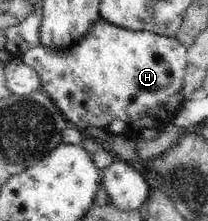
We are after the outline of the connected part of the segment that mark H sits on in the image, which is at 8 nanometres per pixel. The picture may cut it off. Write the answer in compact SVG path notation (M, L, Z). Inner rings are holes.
M100 17L100 19L96 21L96 24L92 26L92 29L88 34L84 36L79 43L73 44L73 47L70 47L69 50L66 50L65 52L53 52L49 51L49 48L39 45L26 51L21 59L25 65L28 65L39 74L44 91L54 99L56 106L63 112L63 115L68 121L73 121L76 125L76 129L84 133L87 127L102 127L105 130L110 130L111 133L115 132L117 134L134 136L138 134L142 128L162 129L165 125L171 123L176 116L177 111L180 109L180 106L185 102L185 99L183 95L180 95L180 92L182 91L181 86L184 85L184 77L188 62L187 50L188 48L186 48L176 37L174 38L171 36L168 38L167 36L154 34L147 30L133 31L107 23Z

